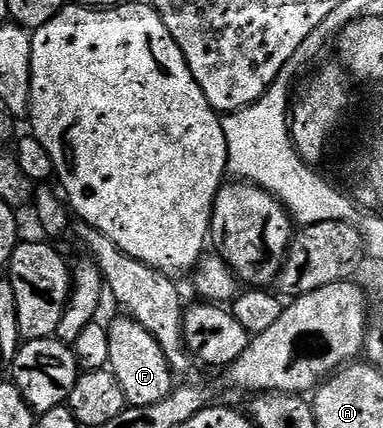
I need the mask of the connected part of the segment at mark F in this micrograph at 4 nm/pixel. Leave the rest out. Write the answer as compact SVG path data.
M119 315L115 322L107 325L109 335L109 366L111 374L121 383L121 391L125 391L128 406L145 407L153 403L161 403L173 388L173 370L167 361L165 351L161 351L161 343L141 323L132 317Z

